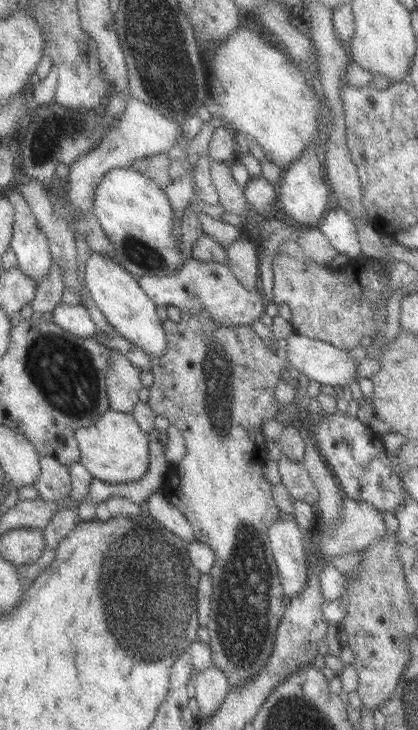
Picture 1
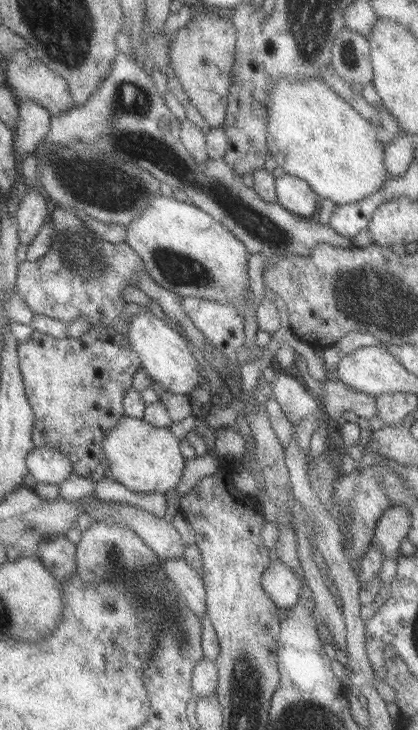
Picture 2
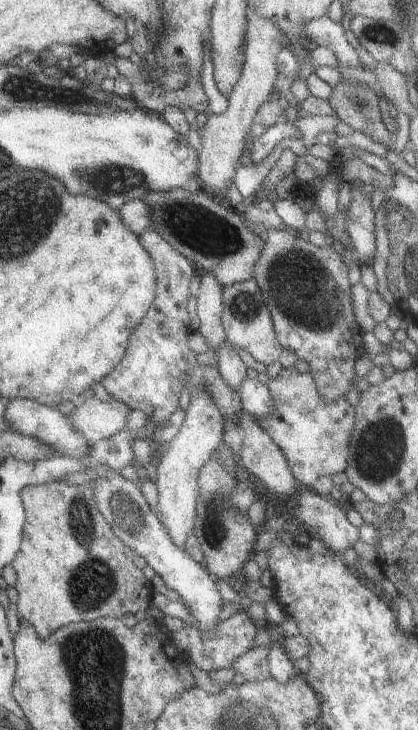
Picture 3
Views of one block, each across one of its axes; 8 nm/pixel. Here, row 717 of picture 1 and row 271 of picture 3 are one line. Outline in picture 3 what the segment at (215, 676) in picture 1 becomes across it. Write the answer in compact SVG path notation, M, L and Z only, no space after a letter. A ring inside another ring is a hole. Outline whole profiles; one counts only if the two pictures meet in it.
M201 270L197 274L201 282L199 282L199 290L195 296L195 316L199 320L195 328L203 334L203 338L207 338L209 350L215 352L221 344L227 344L223 326L221 326L223 284L211 272Z

